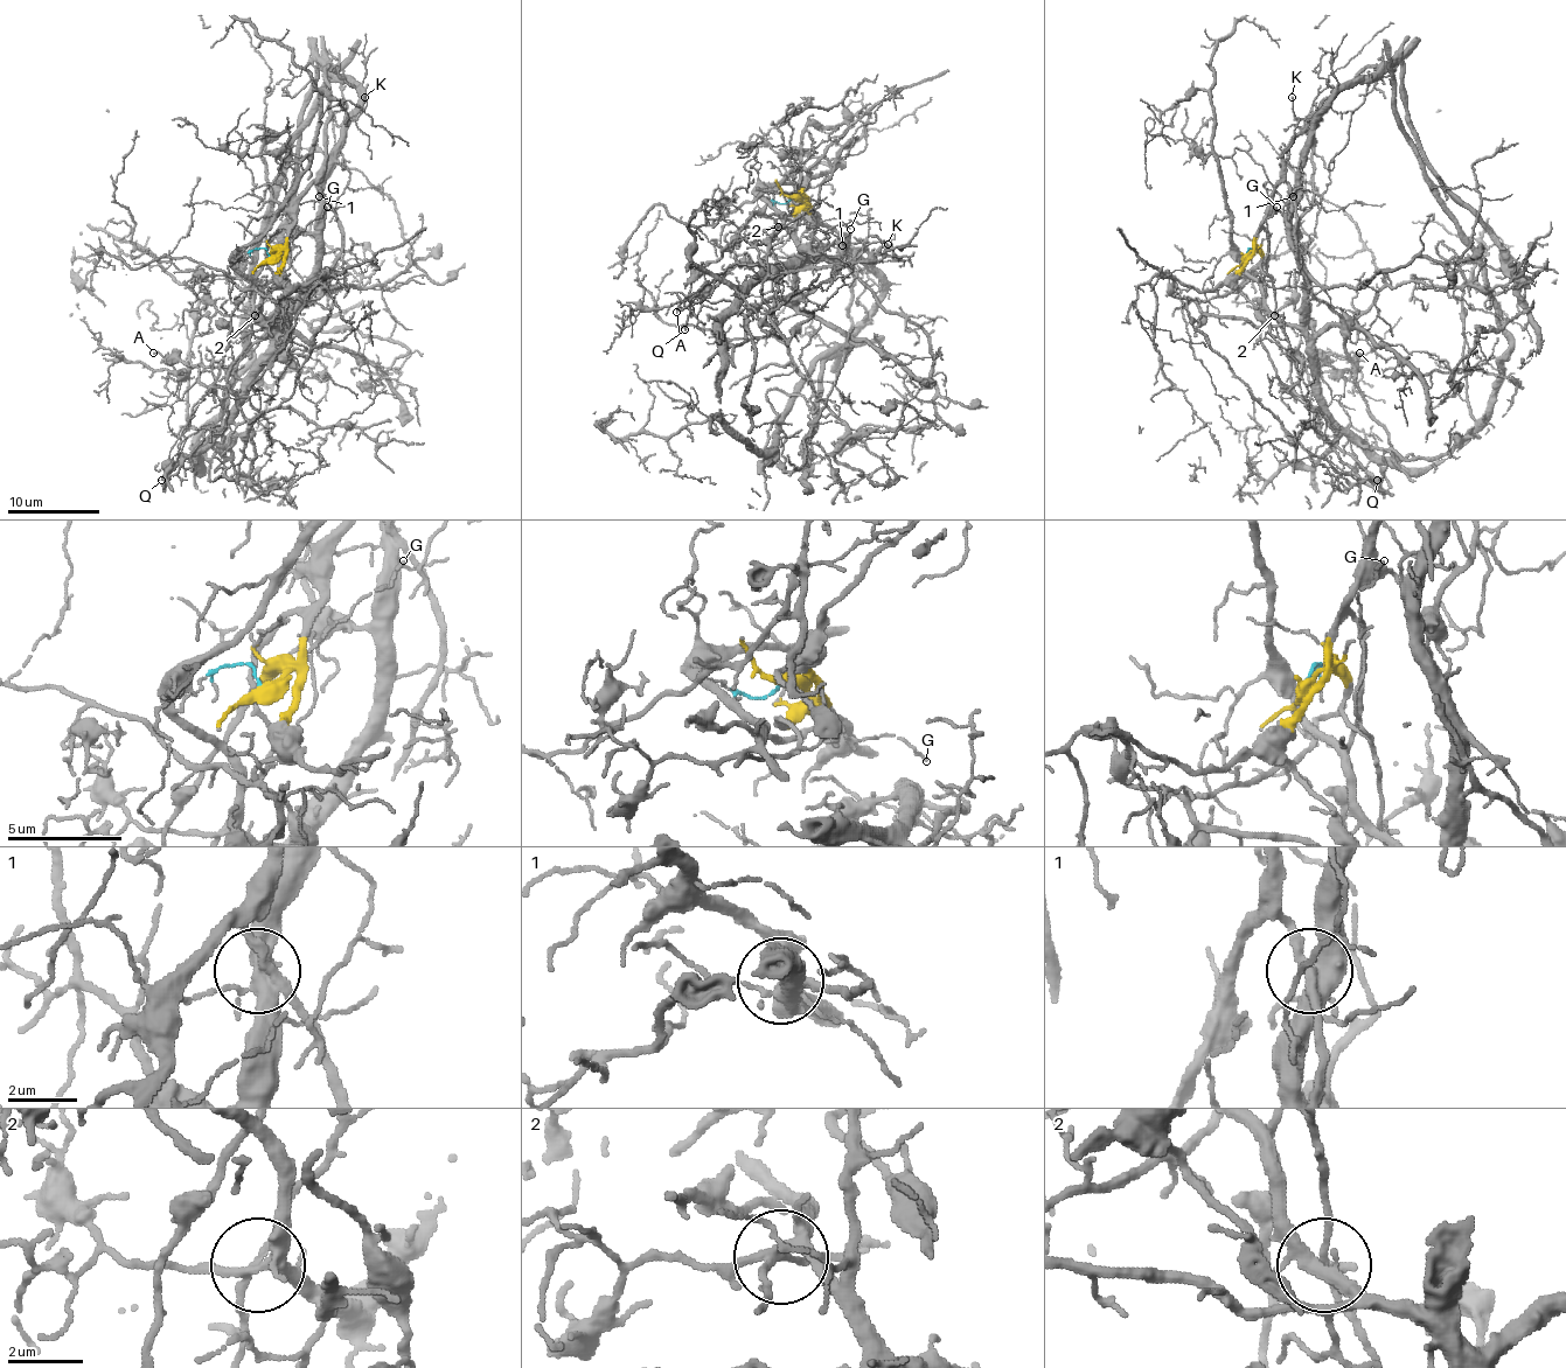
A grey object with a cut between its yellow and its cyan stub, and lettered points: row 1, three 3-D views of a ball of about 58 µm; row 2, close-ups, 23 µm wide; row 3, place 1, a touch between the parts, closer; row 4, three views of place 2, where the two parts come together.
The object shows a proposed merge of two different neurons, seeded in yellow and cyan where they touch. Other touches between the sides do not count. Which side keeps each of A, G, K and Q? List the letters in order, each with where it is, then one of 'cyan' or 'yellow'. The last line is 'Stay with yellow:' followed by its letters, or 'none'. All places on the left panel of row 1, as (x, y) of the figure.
A: place (153, 353); yellow
G: place (327, 207); yellow
K: place (364, 97); cyan
Q: place (161, 480); yellow
Stay with yellow: A, G, Q

